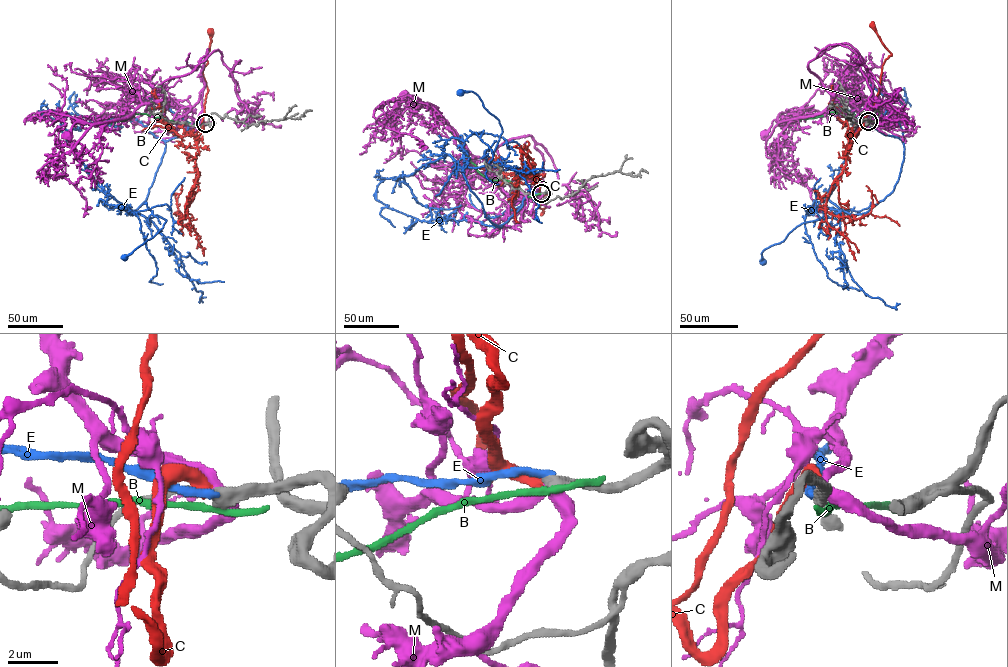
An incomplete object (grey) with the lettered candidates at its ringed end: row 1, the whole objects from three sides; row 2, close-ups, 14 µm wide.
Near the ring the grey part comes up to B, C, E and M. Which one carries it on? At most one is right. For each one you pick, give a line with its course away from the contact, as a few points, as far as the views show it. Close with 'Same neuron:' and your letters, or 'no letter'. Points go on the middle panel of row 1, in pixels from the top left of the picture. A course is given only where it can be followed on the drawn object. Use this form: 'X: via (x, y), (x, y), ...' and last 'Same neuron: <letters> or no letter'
C: via (542, 193), (538, 187), (544, 204), (539, 206), (543, 211), (541, 215), (546, 196)
Same neuron: C

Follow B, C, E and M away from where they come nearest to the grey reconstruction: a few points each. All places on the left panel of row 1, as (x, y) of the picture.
B: (206, 124), (183, 123), (140, 113), (113, 121), (112, 124)
C: (206, 123), (203, 130), (202, 121), (208, 90), (203, 71), (207, 63), (205, 57), (209, 50), (210, 32)
E: (206, 123), (194, 122), (185, 135), (165, 142), (146, 200), (133, 211), (126, 209), (166, 221), (124, 257)
M: (206, 123), (170, 122), (165, 115), (167, 104), (150, 103), (125, 118), (75, 122), (68, 136)

